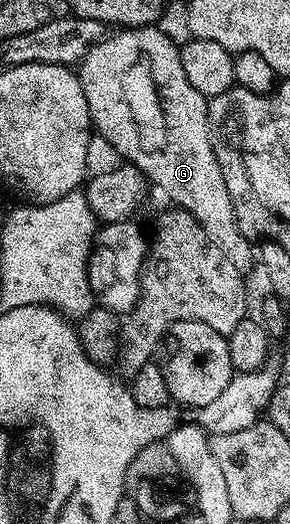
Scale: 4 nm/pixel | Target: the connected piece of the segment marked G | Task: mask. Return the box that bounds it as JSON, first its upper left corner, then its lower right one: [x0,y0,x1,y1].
[77,25,253,271]

